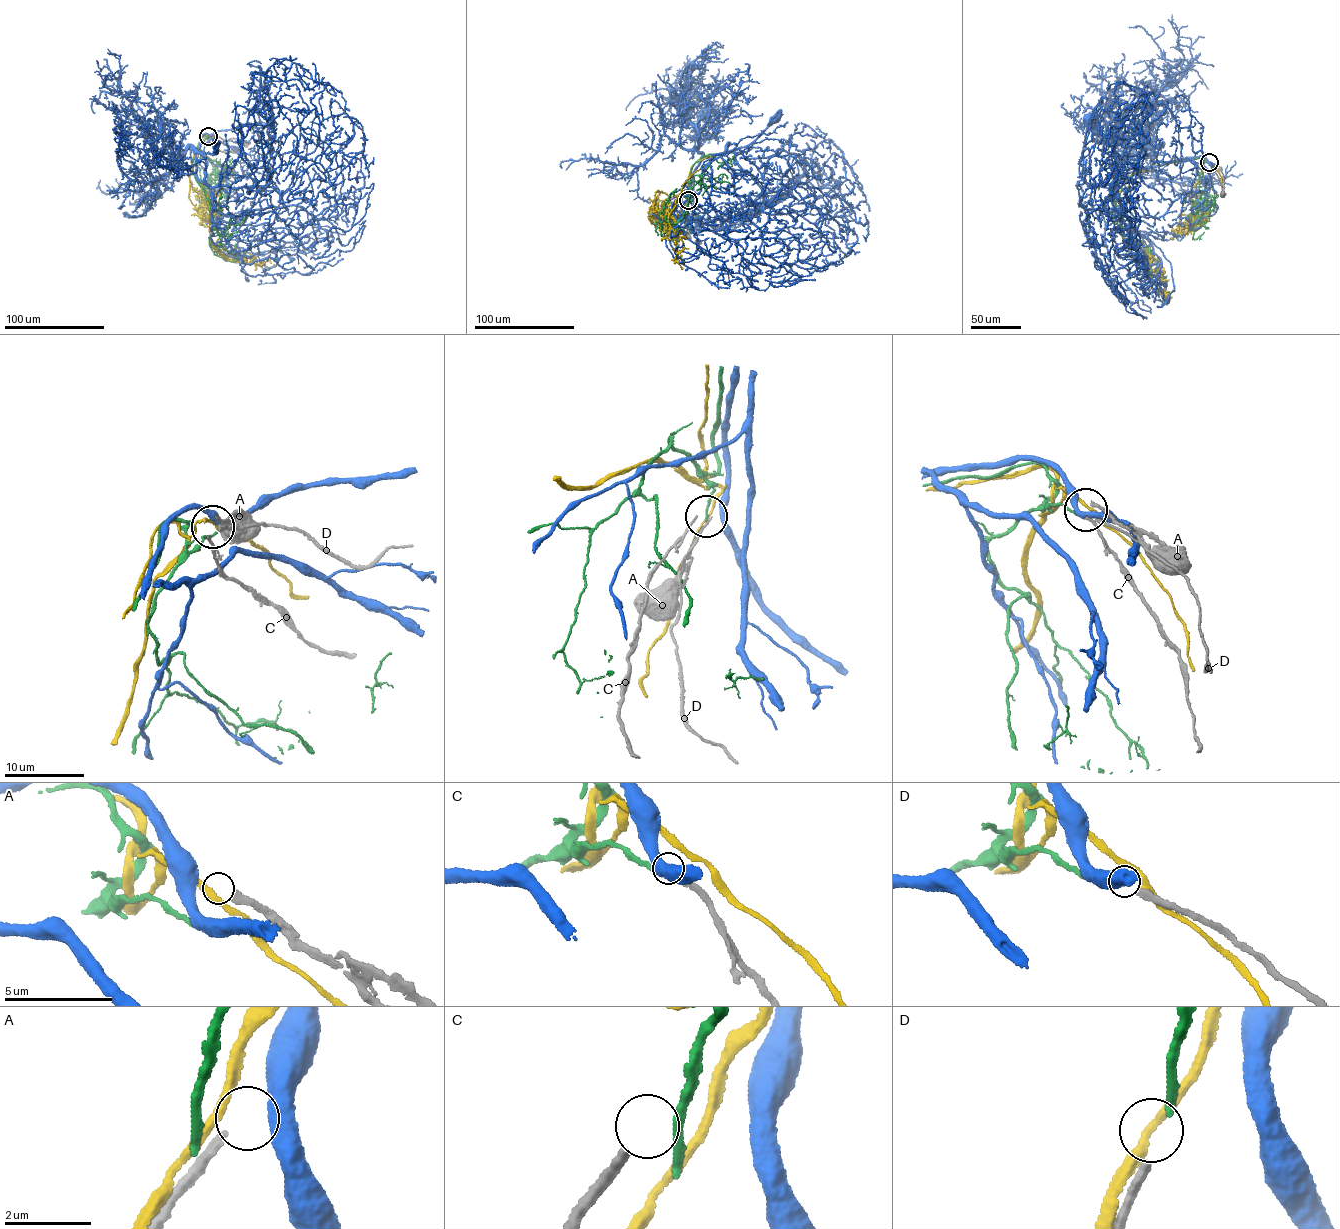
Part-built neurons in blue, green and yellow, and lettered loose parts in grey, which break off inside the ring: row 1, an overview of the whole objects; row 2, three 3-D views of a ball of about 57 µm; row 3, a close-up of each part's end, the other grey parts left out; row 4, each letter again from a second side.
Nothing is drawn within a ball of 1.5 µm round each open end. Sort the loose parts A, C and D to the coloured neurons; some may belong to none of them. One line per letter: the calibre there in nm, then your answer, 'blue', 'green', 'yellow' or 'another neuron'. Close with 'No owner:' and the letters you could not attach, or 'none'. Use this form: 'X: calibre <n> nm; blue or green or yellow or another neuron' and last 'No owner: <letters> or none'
A: calibre 240 nm; another neuron
C: calibre 240 nm; another neuron
D: calibre 220 nm; green
No owner: A, C

